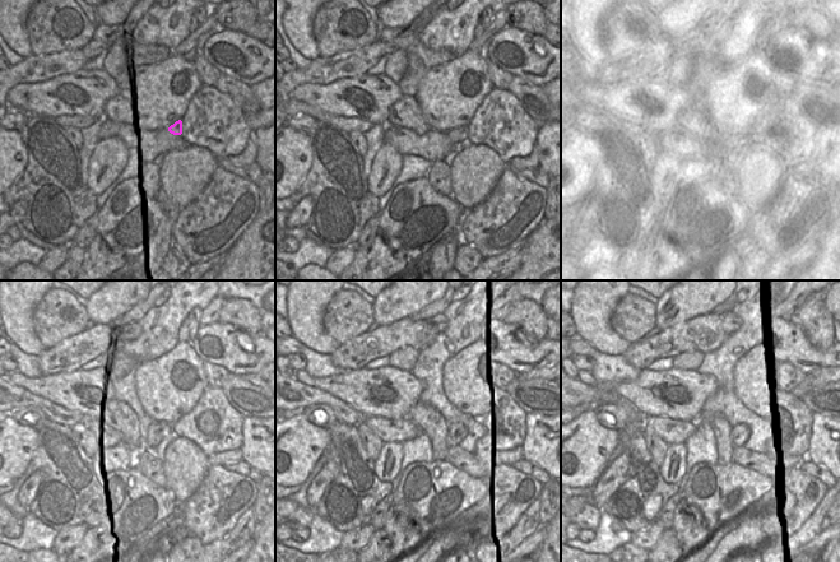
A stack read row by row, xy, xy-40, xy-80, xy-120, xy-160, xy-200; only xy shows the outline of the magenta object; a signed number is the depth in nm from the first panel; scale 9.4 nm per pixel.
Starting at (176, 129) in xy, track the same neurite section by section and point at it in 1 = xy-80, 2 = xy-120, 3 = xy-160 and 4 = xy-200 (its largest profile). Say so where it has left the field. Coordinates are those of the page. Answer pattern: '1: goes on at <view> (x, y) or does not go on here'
1: goes on at xy-80 (733, 148)
2: goes on at xy-120 (168, 435)
3: goes on at xy-160 (456, 431)
4: goes on at xy-200 (739, 433)

